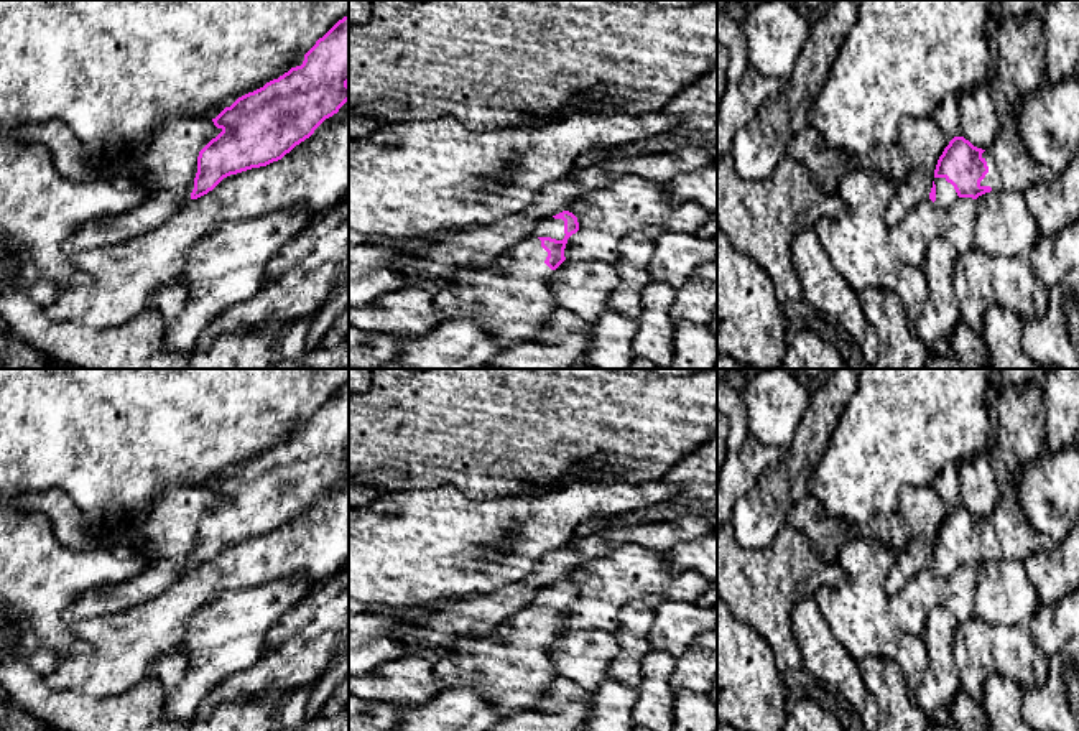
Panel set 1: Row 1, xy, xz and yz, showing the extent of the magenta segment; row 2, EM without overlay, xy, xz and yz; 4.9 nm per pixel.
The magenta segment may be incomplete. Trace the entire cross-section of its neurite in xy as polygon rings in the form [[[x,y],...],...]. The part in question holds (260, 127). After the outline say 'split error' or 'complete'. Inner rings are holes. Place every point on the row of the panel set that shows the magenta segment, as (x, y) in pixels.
[[[349,15],[339,20],[304,54],[301,66],[238,97],[225,107],[214,125],[222,132],[197,156],[197,173],[191,199],[212,191],[224,178],[281,160],[296,145],[349,100]]]; complete

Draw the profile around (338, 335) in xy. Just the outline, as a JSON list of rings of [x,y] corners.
[[[349,308],[342,311],[336,324],[322,338],[322,346],[337,347],[349,342]]]

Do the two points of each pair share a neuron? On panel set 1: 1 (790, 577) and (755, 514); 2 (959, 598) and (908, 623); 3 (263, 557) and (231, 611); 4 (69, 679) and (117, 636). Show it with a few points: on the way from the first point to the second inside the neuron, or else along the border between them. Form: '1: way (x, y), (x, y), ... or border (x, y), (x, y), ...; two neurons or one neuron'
1: border (785, 522), (764, 547), (742, 547), (734, 539); two neurons
2: way (946, 596), (928, 598), (916, 609); one neuron
3: border (283, 577), (273, 582), (227, 590), (209, 601); two neurons
4: way (81, 672), (106, 647); one neuron

